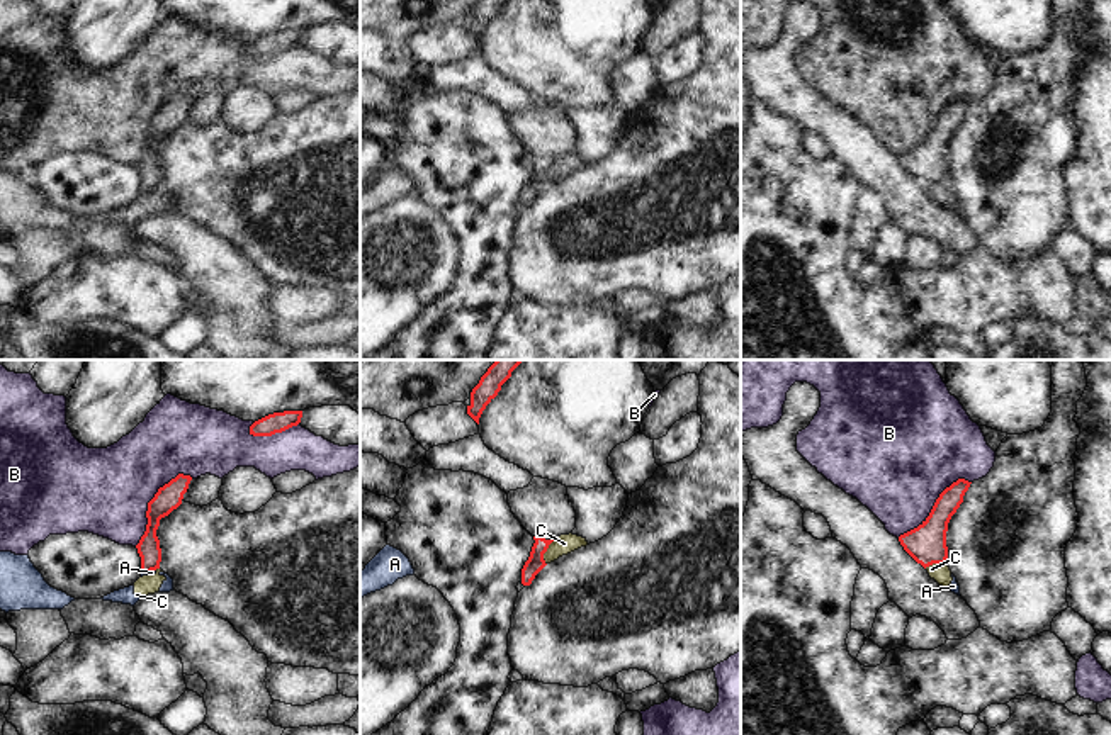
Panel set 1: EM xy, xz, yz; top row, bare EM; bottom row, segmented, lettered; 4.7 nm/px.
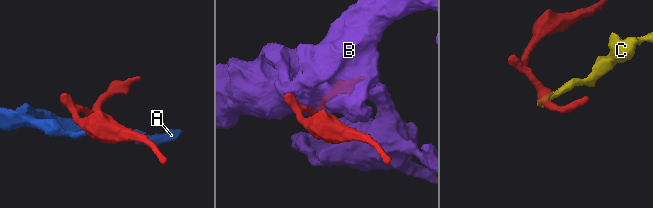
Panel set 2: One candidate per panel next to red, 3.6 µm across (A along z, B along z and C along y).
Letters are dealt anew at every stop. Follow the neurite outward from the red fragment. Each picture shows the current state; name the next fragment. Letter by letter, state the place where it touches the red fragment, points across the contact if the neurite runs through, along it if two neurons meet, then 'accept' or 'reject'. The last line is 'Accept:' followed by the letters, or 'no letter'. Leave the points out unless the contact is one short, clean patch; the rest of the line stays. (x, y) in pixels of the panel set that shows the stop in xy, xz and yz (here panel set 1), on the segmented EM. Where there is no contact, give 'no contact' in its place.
A: contact xy (148, 571); border xy (155, 569), (143, 574); reject
B: contact xy (148, 503); reject
C: contact xz (546, 550); border xz (554, 540), (544, 554), (546, 564); reject
Accept: no letter

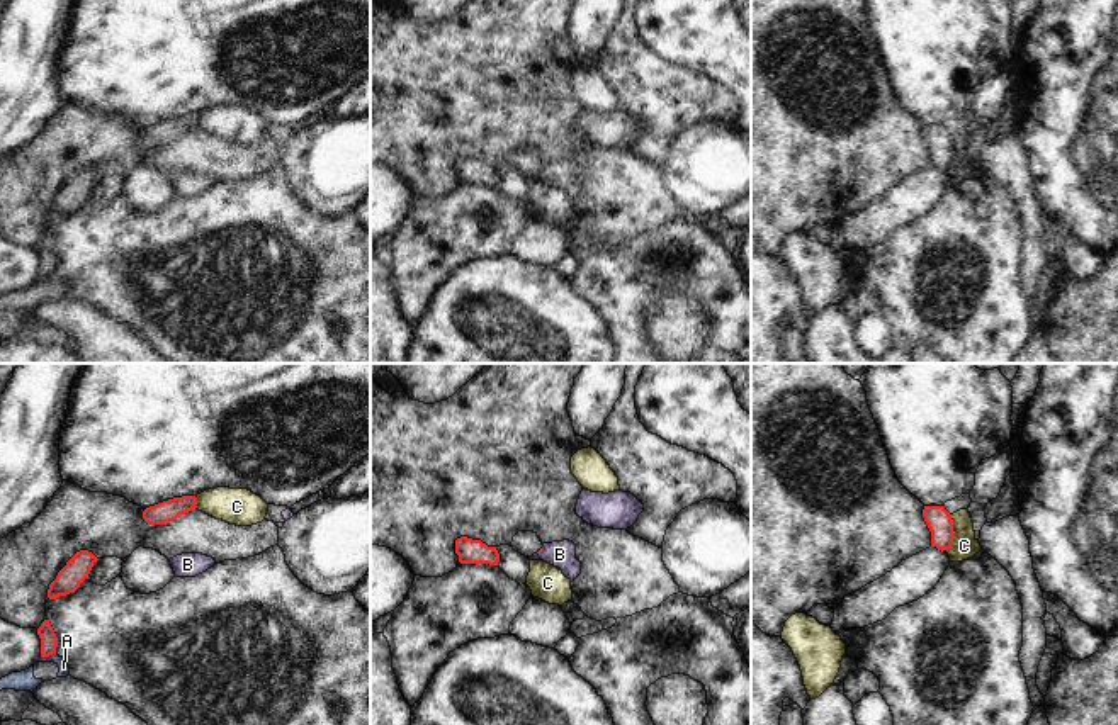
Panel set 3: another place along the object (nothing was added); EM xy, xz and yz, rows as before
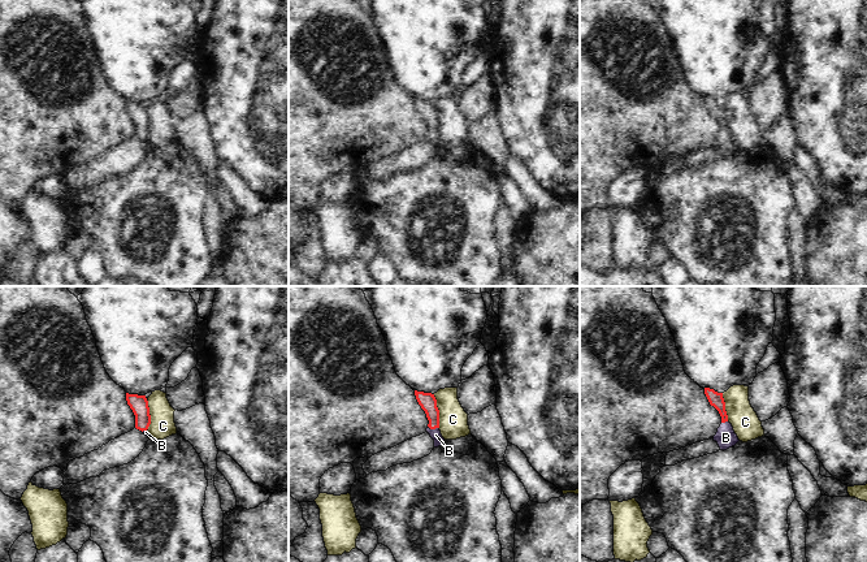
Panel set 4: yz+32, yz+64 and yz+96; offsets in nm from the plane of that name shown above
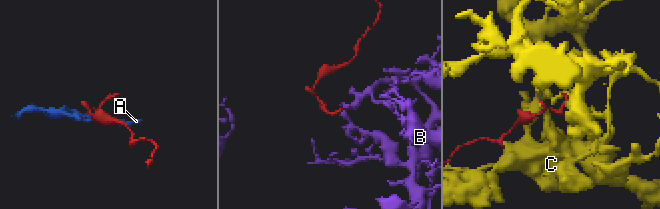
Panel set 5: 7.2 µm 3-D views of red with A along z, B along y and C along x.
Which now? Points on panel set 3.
A: contact xy (48, 656); border xy (55, 652), (41, 657); reject
B: contact xz (541, 552); way xz (539, 552), (541, 552), (559, 554); accept
C: contact yz (952, 533); reject
Accept: B

